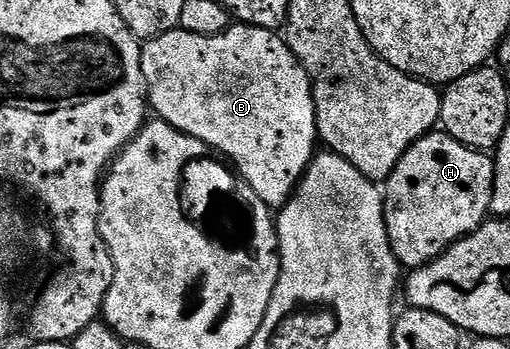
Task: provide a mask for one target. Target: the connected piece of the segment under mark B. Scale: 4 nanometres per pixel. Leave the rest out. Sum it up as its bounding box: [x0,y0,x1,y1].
[140,23,318,207]

